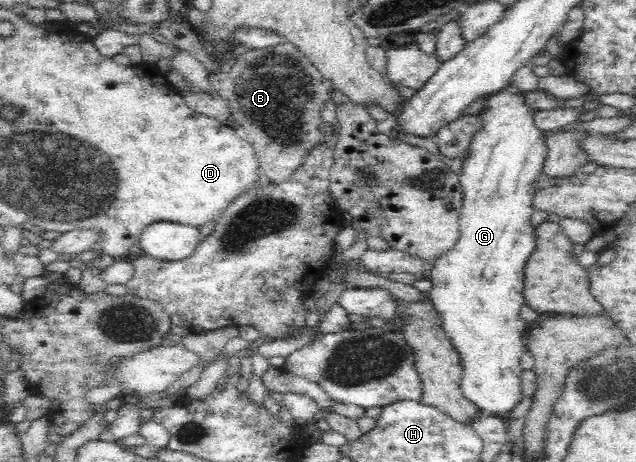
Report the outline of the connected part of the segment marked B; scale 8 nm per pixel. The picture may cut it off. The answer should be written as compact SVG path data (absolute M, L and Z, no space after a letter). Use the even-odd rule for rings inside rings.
M280 42L267 48L255 48L239 55L231 68L219 73L209 73L209 82L229 104L232 115L241 126L241 133L255 149L262 174L269 182L281 184L304 162L312 148L323 143L319 124L319 111L332 96L332 84L313 66L313 63L291 42Z

